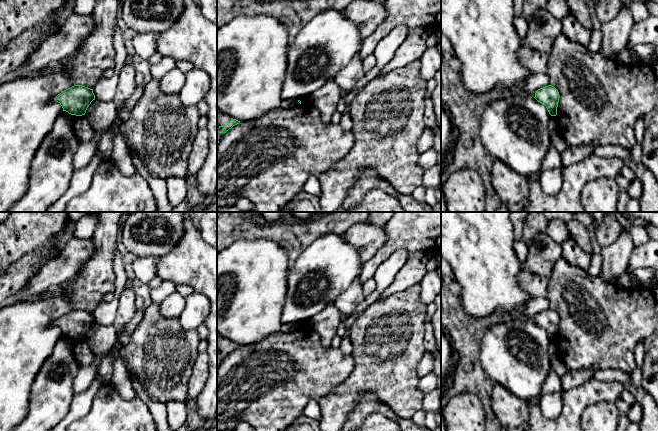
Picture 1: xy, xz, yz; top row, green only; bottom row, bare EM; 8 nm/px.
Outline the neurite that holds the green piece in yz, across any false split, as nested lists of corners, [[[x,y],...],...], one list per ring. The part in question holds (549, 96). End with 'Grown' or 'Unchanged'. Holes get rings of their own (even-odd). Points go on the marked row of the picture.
[[[548,85],[536,91],[535,97],[538,102],[544,104],[551,116],[557,115],[557,107],[559,102],[559,92],[552,86]]]. Unchanged

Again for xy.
[[[74,85],[58,94],[54,100],[62,106],[63,111],[71,115],[82,116],[85,115],[91,102],[95,100],[95,95],[93,89]]]. Unchanged

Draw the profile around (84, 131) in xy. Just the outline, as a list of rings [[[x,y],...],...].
[[[85,115],[78,116],[74,121],[76,137],[80,143],[91,140],[95,136],[95,130],[90,125]]]

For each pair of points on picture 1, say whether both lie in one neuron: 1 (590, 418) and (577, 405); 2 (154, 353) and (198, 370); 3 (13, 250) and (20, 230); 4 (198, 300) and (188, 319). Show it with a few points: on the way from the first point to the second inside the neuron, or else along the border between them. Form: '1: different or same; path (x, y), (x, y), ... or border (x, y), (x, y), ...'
1: different; border (605, 401), (589, 405), (580, 420)
2: different; border (198, 353), (186, 391)
3: same; path (13, 245), (13, 239), (16, 235)
4: same; path (197, 305), (197, 309), (193, 314)

